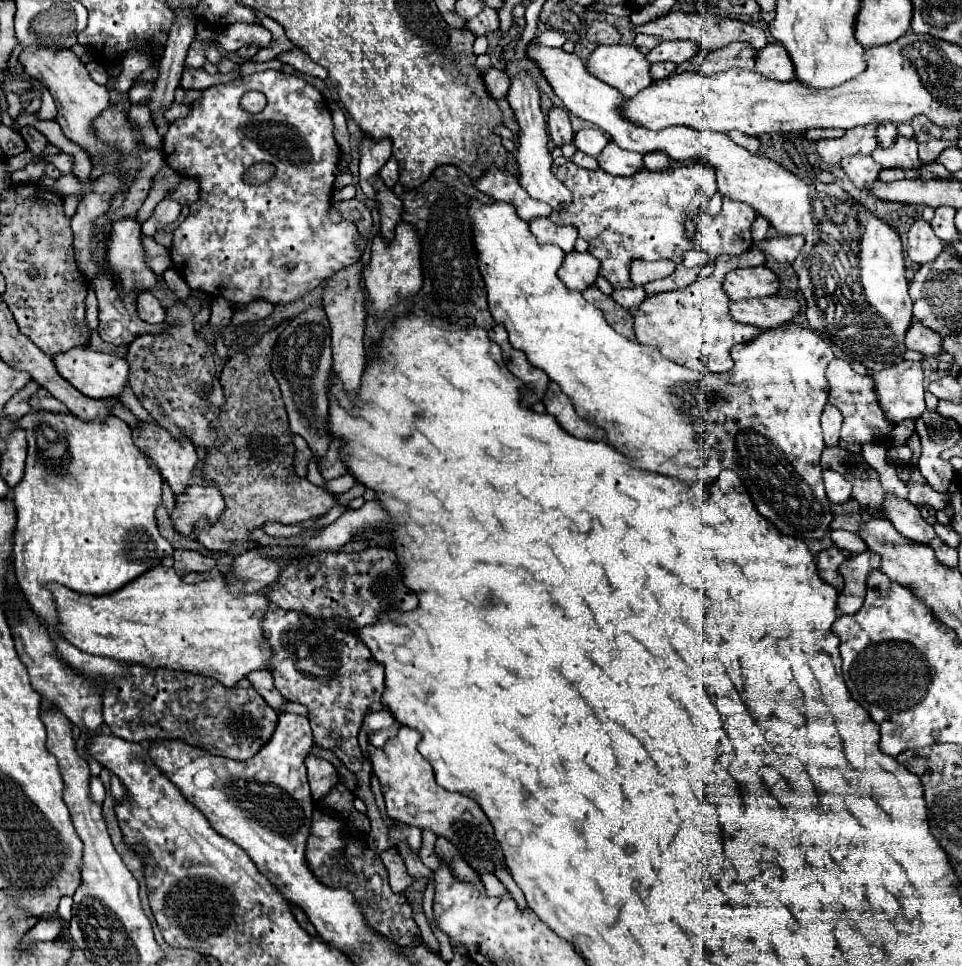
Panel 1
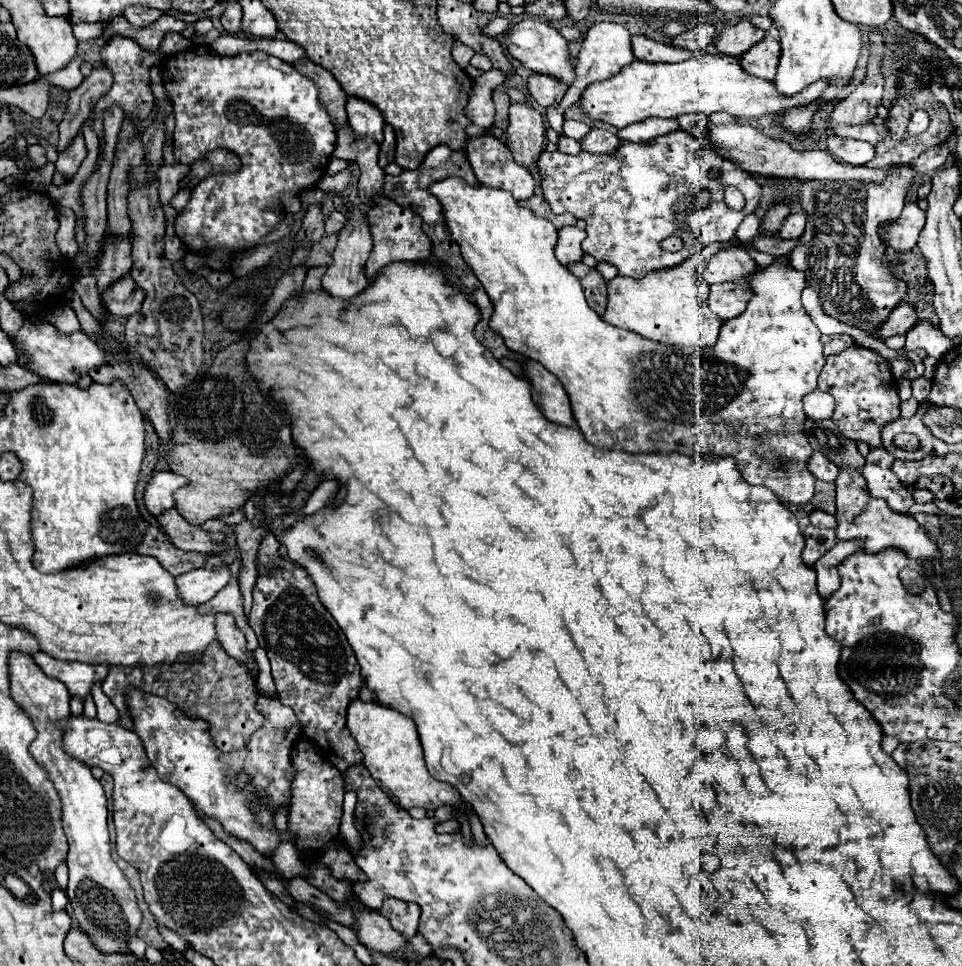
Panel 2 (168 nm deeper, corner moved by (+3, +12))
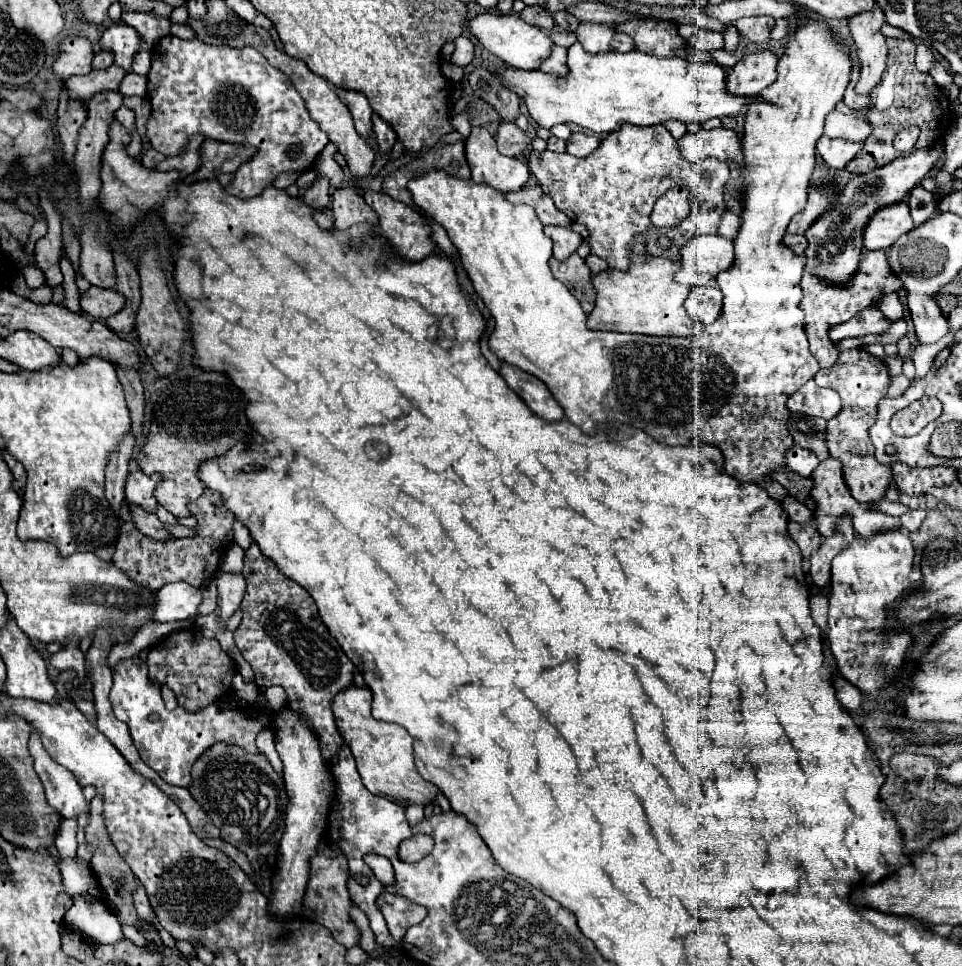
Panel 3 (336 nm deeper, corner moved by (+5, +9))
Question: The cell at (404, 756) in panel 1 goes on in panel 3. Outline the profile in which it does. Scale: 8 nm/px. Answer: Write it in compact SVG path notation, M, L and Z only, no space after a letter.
M350 686L350 690L344 690L334 698L334 720L338 726L338 732L342 734L344 742L352 750L352 756L356 758L356 766L360 772L360 778L364 786L376 794L392 798L398 804L410 806L410 804L432 804L438 788L430 782L426 782L412 758L412 742L414 738L398 724L386 724L380 720L374 720L370 714L370 690L366 686Z

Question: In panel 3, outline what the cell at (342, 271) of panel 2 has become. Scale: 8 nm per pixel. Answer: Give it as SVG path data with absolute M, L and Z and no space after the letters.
M356 186L334 190L332 216L334 216L334 226L338 230L346 230L358 222L378 224L374 210L364 202L364 198L360 196L360 190Z

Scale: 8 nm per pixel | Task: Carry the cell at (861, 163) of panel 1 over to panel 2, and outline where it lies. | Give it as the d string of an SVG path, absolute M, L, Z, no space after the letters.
M832 135L828 137L826 143L828 143L828 151L832 153L832 157L848 165L866 165L876 155L874 145L856 141L856 139L844 139L844 137Z

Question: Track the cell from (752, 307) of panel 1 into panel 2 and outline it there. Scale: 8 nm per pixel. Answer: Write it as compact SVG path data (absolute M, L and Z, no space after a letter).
M742 283L710 285L708 307L726 321L740 315L740 311L744 311L744 307L748 305L750 297L752 297L752 289Z

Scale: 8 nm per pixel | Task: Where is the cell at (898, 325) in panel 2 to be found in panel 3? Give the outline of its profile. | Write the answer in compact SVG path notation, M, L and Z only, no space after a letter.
M870 306L870 308L862 310L862 312L858 312L850 322L844 322L842 326L832 326L828 338L832 342L838 342L838 340L844 340L844 338L882 332L886 328L888 328L888 322L886 322L884 314L876 306Z

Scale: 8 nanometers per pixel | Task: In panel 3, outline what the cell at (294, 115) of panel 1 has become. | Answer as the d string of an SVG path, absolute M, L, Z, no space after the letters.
M164 36L158 40L158 44L152 48L152 66L150 66L150 72L148 72L148 98L150 98L150 104L152 104L152 114L146 122L146 134L150 138L150 144L154 150L162 152L164 156L170 156L170 154L178 154L182 150L182 146L188 144L190 136L192 134L204 134L208 138L214 138L214 140L220 140L220 142L232 142L232 144L252 144L258 152L256 156L250 160L250 162L244 162L238 172L236 172L236 178L234 182L226 188L228 194L236 196L236 198L252 198L256 194L260 194L266 186L272 184L272 180L284 172L304 172L312 166L312 162L316 160L316 156L324 150L324 146L330 142L328 136L320 130L320 126L310 118L308 110L306 110L306 104L302 100L302 96L298 94L298 90L290 84L288 76L282 74L280 70L276 70L274 66L268 64L268 60L254 48L246 46L246 48L224 48L224 46L208 46L208 44L202 44L200 40L182 40L178 36Z

